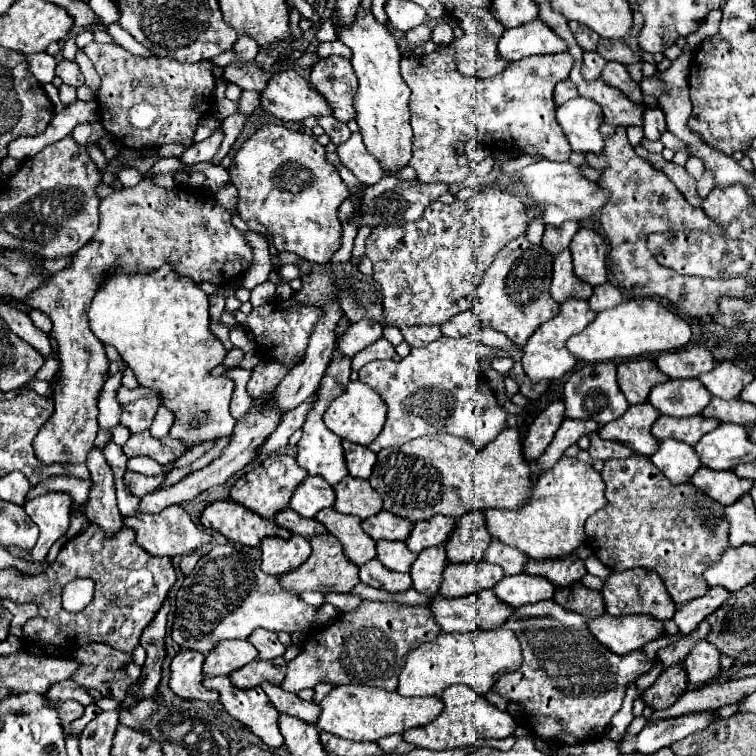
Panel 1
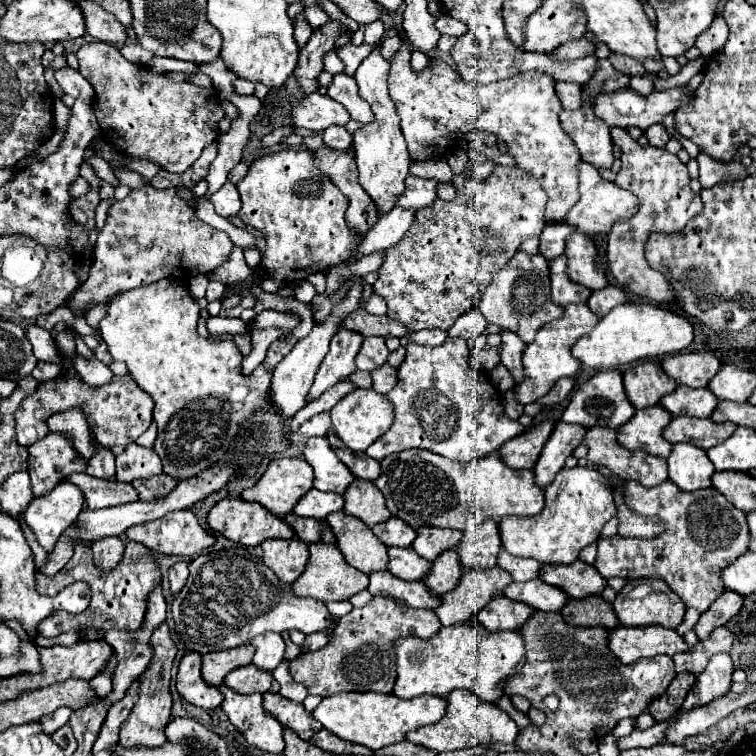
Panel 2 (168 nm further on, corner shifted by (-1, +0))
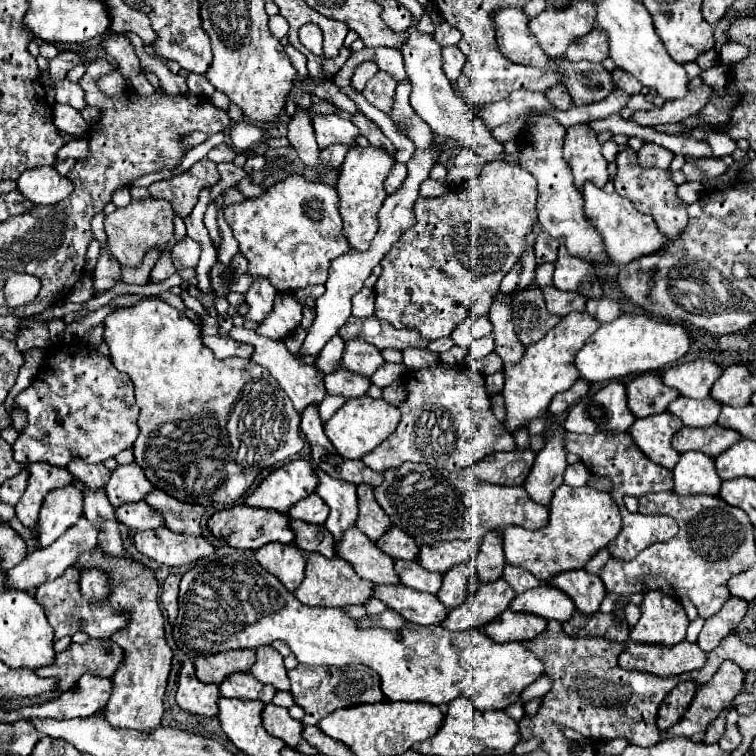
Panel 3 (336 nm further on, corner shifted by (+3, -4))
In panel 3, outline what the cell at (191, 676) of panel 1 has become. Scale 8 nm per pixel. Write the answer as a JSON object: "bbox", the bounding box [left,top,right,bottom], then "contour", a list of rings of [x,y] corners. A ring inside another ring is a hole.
{"bbox":[176,662,220,716],"contour":[[[192,662],[182,664],[178,674],[178,692],[176,692],[176,702],[182,710],[198,714],[198,716],[216,716],[218,696],[220,696],[218,686],[202,684],[196,678]]]}

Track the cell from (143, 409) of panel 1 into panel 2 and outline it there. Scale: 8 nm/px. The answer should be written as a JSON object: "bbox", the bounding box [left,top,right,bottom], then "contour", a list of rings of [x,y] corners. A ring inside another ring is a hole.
{"bbox":[14,374,154,448],"contour":[[[60,374],[54,380],[40,382],[38,392],[34,392],[34,396],[26,396],[26,400],[22,400],[18,412],[14,412],[18,444],[28,448],[30,444],[34,444],[42,436],[46,436],[50,432],[46,420],[52,414],[58,414],[58,412],[64,412],[70,408],[80,408],[84,412],[90,432],[94,434],[98,444],[102,444],[104,448],[112,448],[116,444],[126,446],[126,444],[134,442],[142,432],[148,430],[148,426],[152,424],[154,402],[146,392],[142,392],[142,388],[138,388],[138,384],[134,382],[134,378],[130,374],[114,376],[108,386],[90,386],[90,384],[82,382],[80,378]]]}

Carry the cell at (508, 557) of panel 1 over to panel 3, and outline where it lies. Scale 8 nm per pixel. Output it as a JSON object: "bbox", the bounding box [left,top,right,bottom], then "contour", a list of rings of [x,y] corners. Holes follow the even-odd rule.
{"bbox":[502,564,540,594],"contour":[[[510,564],[504,566],[504,574],[502,574],[502,578],[514,588],[516,594],[526,592],[526,590],[530,590],[530,588],[534,588],[534,586],[540,584],[540,580],[538,580],[536,576],[532,576],[532,572],[526,572],[524,568],[510,566]]]}

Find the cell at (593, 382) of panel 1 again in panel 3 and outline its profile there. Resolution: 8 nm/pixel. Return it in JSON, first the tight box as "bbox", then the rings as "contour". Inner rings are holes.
{"bbox":[566,380,636,434],"contour":[[[614,380],[600,388],[588,404],[576,404],[570,408],[566,418],[566,430],[574,434],[596,434],[596,432],[626,432],[634,424],[636,416],[626,406],[626,388]]]}

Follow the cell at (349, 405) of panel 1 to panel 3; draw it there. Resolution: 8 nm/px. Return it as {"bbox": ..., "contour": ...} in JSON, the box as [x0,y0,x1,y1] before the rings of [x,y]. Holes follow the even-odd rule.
{"bbox":[324,394,400,460],"contour":[[[366,394],[366,396],[350,398],[340,410],[336,410],[334,416],[328,422],[324,422],[324,432],[340,456],[354,460],[354,458],[362,458],[370,450],[374,450],[380,442],[384,442],[386,436],[394,432],[398,420],[400,420],[400,410],[396,406],[388,404],[382,398],[374,400]]]}

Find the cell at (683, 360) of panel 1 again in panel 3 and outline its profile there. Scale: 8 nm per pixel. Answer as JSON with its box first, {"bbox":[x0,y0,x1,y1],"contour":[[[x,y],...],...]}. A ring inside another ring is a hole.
{"bbox":[662,360,722,398],"contour":[[[694,360],[668,368],[662,374],[666,386],[688,398],[708,398],[712,384],[722,374],[720,366],[710,360]]]}

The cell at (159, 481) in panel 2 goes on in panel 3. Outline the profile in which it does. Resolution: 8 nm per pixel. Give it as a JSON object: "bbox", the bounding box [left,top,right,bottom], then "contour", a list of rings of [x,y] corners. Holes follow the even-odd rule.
{"bbox":[144,490,206,536],"contour":[[[152,490],[146,494],[144,502],[158,510],[158,514],[162,514],[164,524],[180,534],[190,534],[190,536],[198,536],[200,534],[200,518],[206,512],[206,508],[202,504],[188,504],[188,502],[180,502],[172,496],[168,496],[162,490]]]}

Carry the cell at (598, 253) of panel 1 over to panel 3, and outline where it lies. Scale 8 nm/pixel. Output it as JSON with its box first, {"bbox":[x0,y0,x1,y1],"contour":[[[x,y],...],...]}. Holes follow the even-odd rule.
{"bbox":[554,244,602,298],"contour":[[[564,244],[560,246],[560,252],[558,252],[554,284],[560,290],[578,292],[578,294],[584,294],[586,298],[602,296],[602,286],[596,278],[596,270],[594,270],[592,262],[568,254]]]}

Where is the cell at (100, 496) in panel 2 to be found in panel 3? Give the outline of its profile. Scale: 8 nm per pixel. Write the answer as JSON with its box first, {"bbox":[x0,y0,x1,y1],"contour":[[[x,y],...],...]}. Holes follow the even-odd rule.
{"bbox":[114,500,164,532],"contour":[[[142,500],[140,502],[126,502],[114,508],[116,518],[126,524],[132,532],[136,530],[146,530],[146,528],[158,528],[164,526],[162,516],[152,510],[150,506],[146,506]]]}

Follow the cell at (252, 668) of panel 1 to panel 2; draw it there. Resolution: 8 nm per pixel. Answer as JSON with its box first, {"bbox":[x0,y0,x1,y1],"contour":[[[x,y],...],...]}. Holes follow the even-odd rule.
{"bbox":[224,664,280,694],"contour":[[[254,664],[236,668],[234,672],[230,672],[224,678],[224,684],[228,688],[232,688],[234,692],[238,692],[238,694],[254,694],[254,692],[260,692],[260,694],[272,692],[272,694],[276,694],[280,690],[280,684],[272,678],[272,674],[256,668]]]}

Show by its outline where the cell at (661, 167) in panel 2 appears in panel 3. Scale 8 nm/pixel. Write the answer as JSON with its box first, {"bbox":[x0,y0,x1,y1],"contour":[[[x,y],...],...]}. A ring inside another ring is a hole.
{"bbox":[614,148,688,240],"contour":[[[624,148],[622,152],[618,152],[616,156],[616,166],[618,166],[618,172],[614,176],[614,186],[616,186],[616,192],[628,200],[634,202],[634,206],[644,212],[644,214],[650,214],[654,216],[656,220],[656,226],[658,230],[674,240],[680,236],[680,232],[686,228],[688,224],[688,204],[678,196],[676,192],[676,184],[672,182],[672,176],[670,176],[670,170],[662,170],[662,168],[644,168],[638,164],[638,158],[636,158],[636,152],[632,148]]]}

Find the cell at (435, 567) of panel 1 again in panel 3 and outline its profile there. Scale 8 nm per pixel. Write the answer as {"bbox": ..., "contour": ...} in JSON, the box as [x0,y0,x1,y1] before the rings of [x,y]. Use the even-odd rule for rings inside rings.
{"bbox":[436,564,470,608],"contour":[[[456,564],[456,568],[450,568],[444,574],[442,588],[438,590],[436,596],[446,608],[456,608],[458,604],[462,604],[462,600],[466,600],[468,592],[470,588],[466,564]]]}

